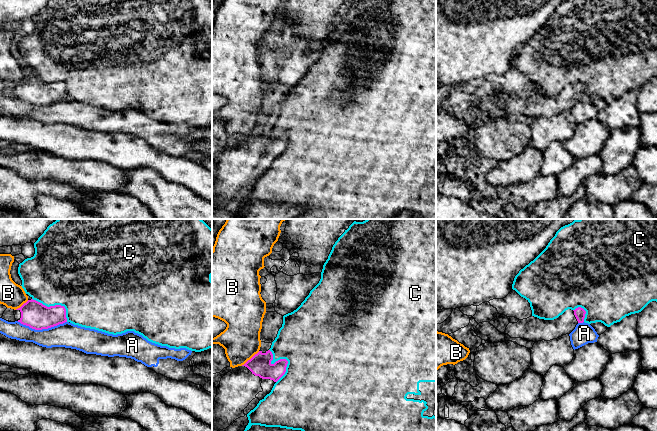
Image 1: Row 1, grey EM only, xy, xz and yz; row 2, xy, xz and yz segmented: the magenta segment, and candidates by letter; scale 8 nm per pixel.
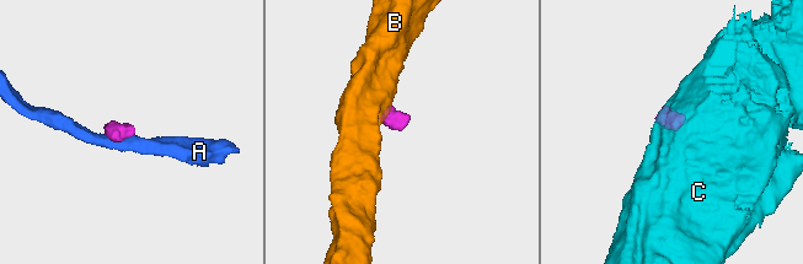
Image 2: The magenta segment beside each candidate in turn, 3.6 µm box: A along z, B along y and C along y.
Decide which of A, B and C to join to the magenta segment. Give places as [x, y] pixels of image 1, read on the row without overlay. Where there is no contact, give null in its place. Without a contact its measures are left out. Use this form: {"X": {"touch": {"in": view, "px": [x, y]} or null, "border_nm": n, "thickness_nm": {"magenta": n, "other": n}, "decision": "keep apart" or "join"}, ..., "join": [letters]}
{"A": {"touch": {"in": "xy", "px": [42, 104]}, "border_nm": 400, "thickness_nm": {"magenta": 220, "other": 200}, "decision": "keep apart"}, "B": {"touch": {"in": "xz", "px": [251, 134]}, "border_nm": 190, "thickness_nm": {"magenta": 180, "other": 300}, "decision": "keep apart"}, "C": {"touch": {"in": "xz", "px": [283, 135]}, "border_nm": 280, "thickness_nm": {"magenta": 180, "other": 460}, "decision": "keep apart"}, "join": []}

